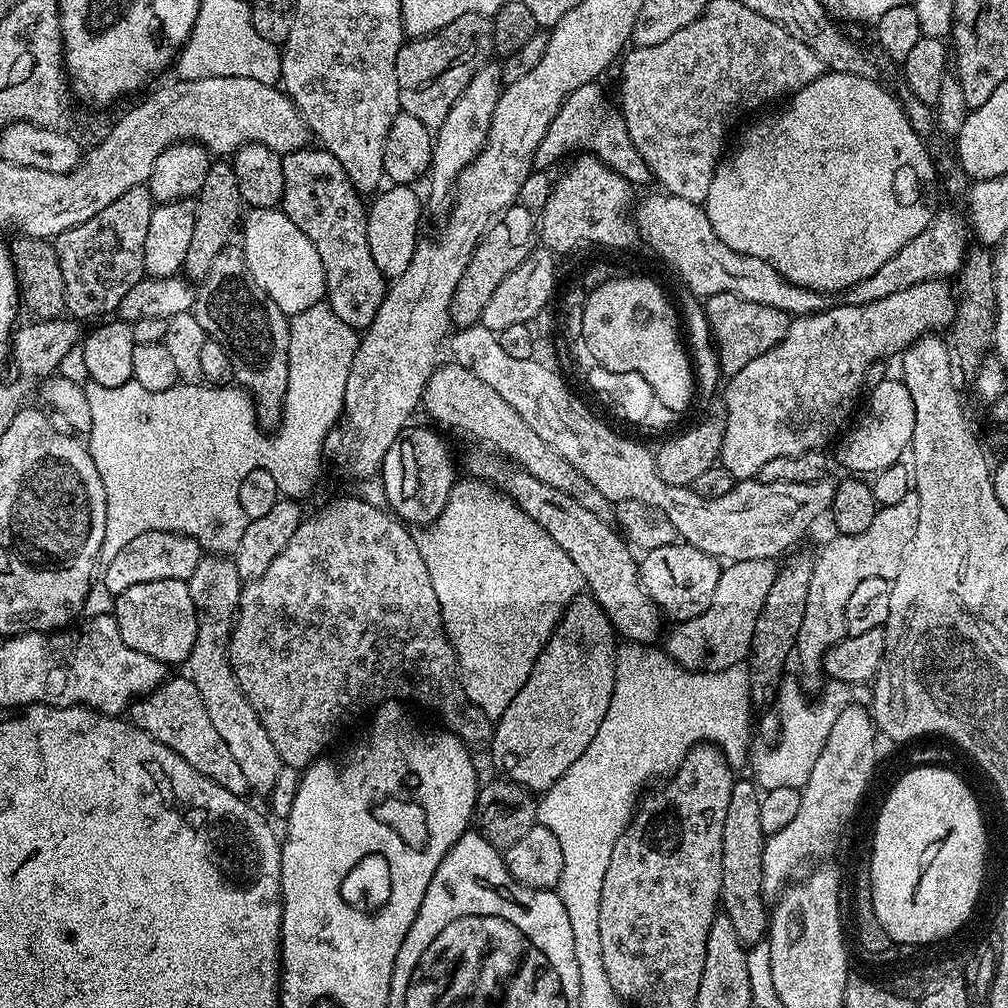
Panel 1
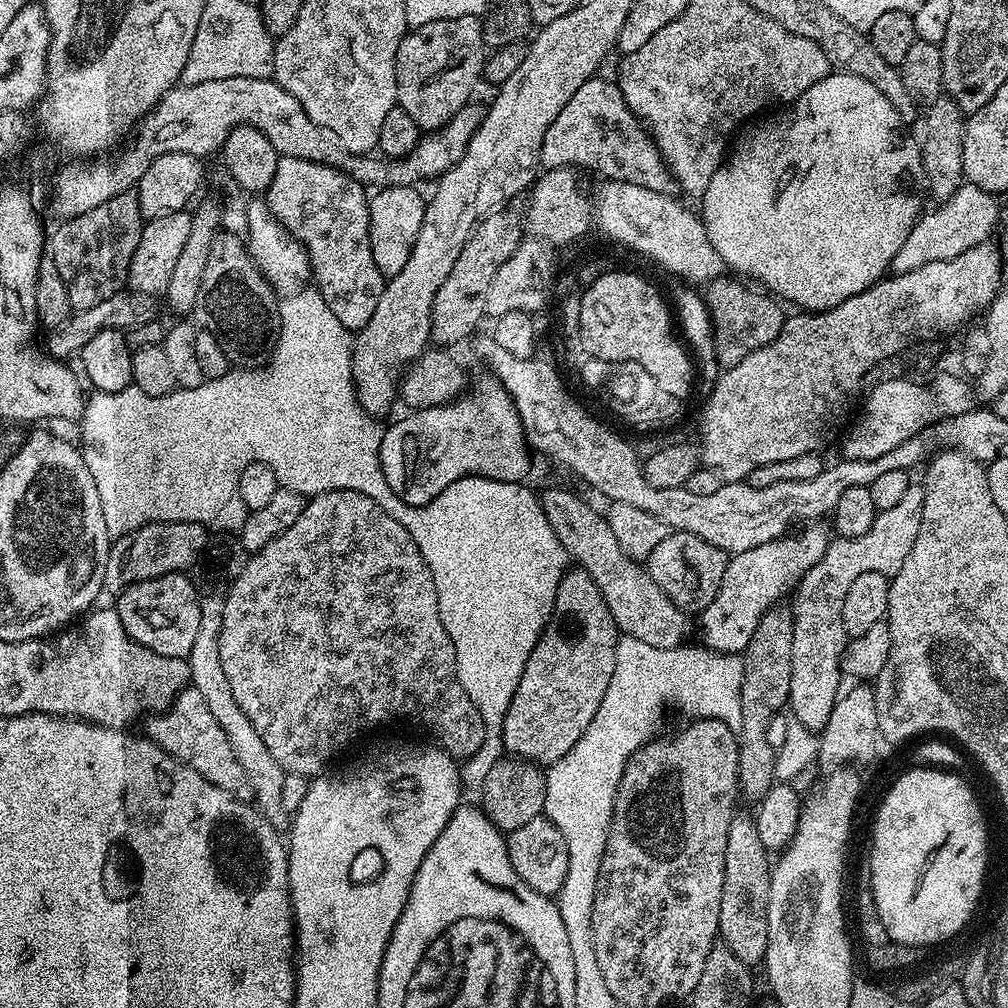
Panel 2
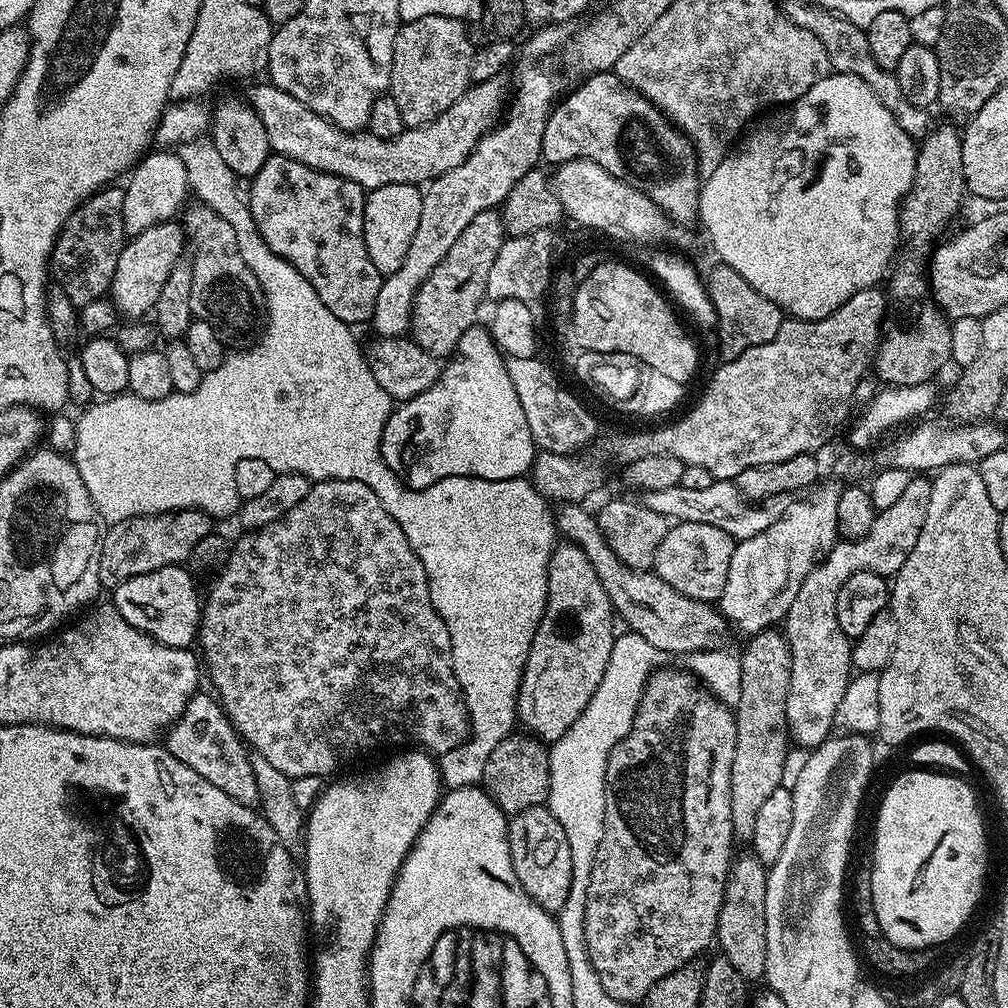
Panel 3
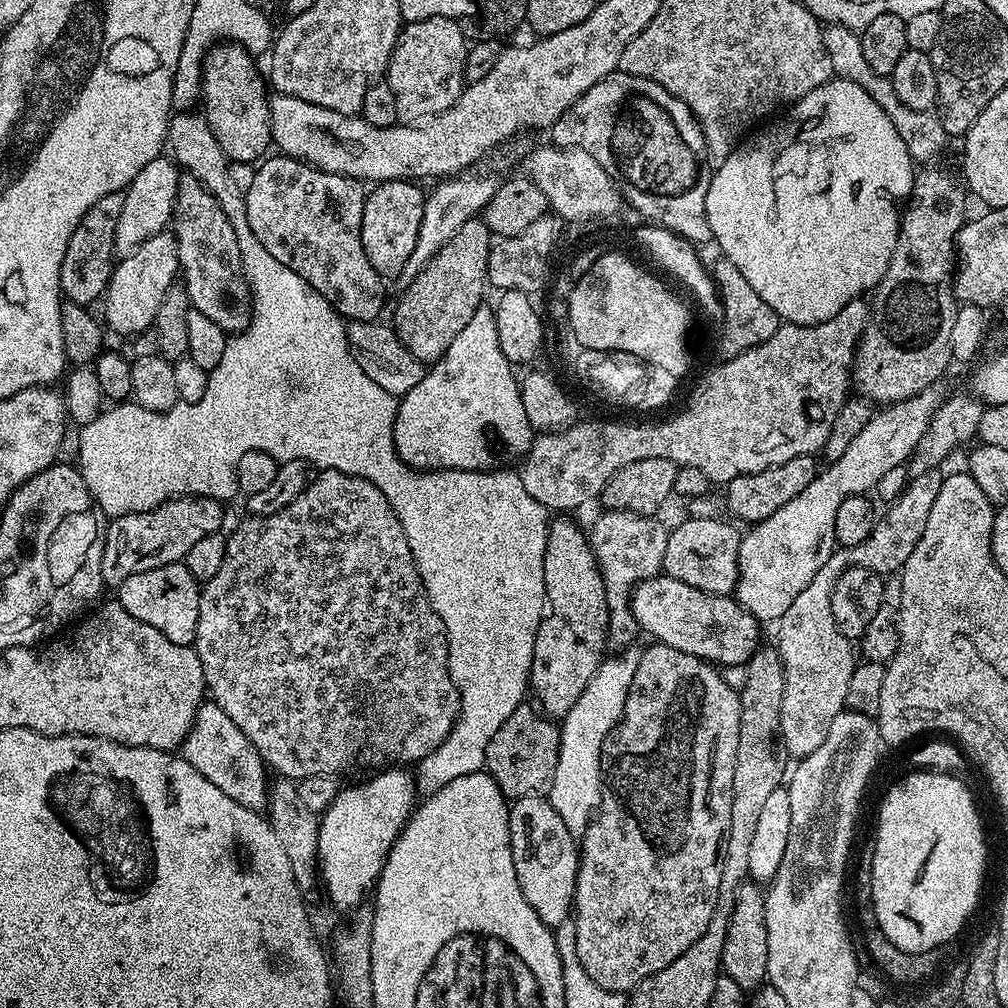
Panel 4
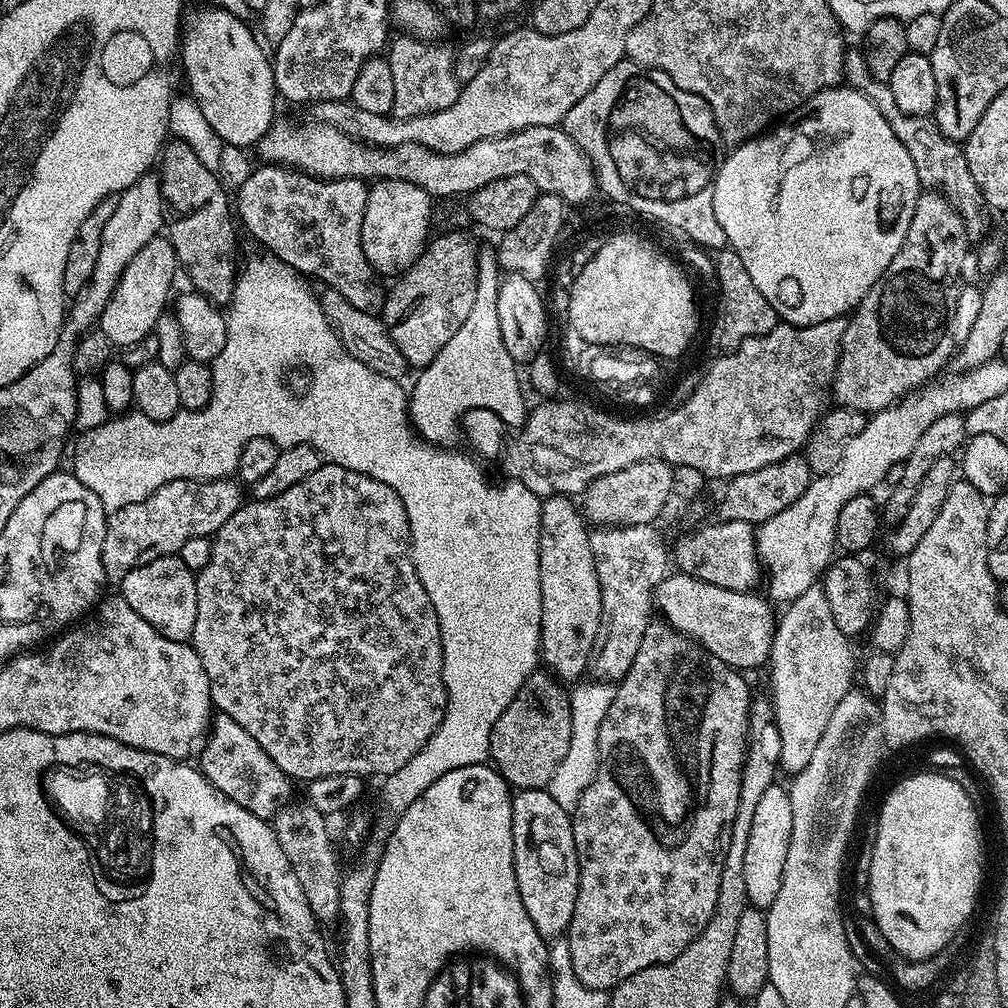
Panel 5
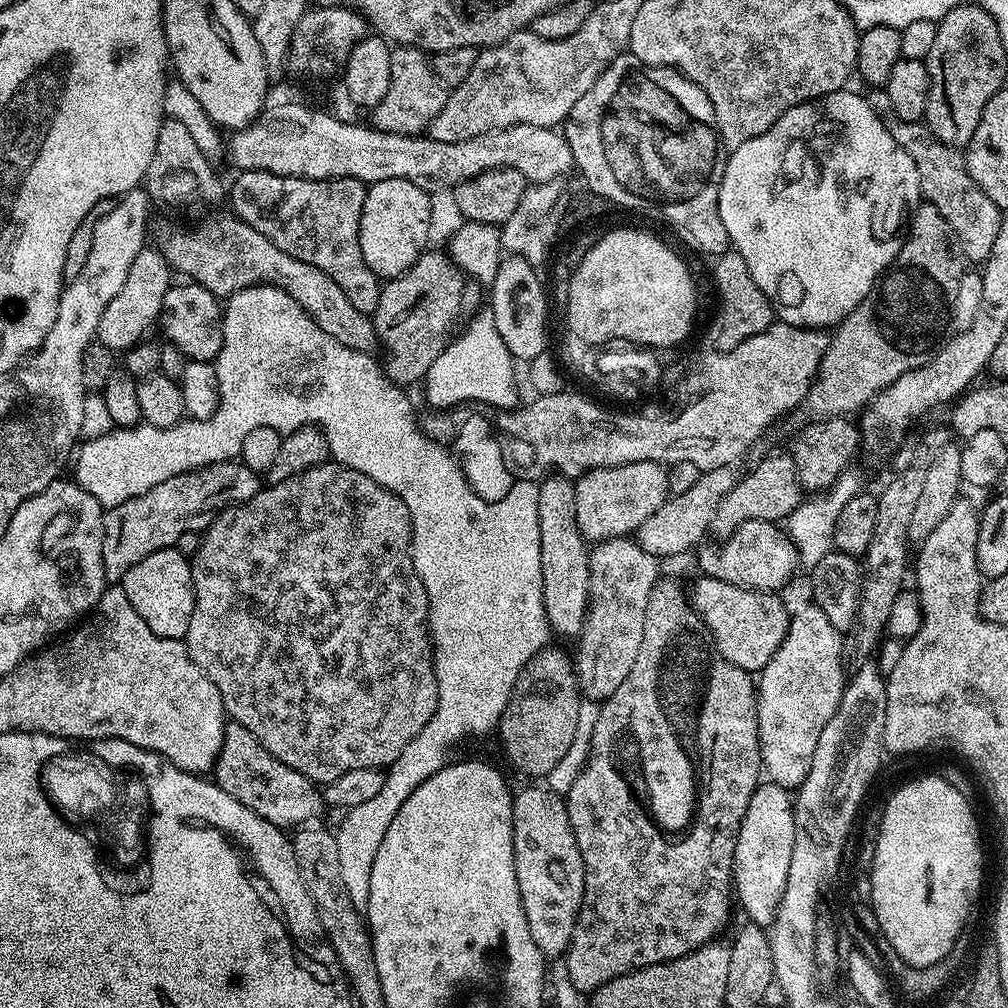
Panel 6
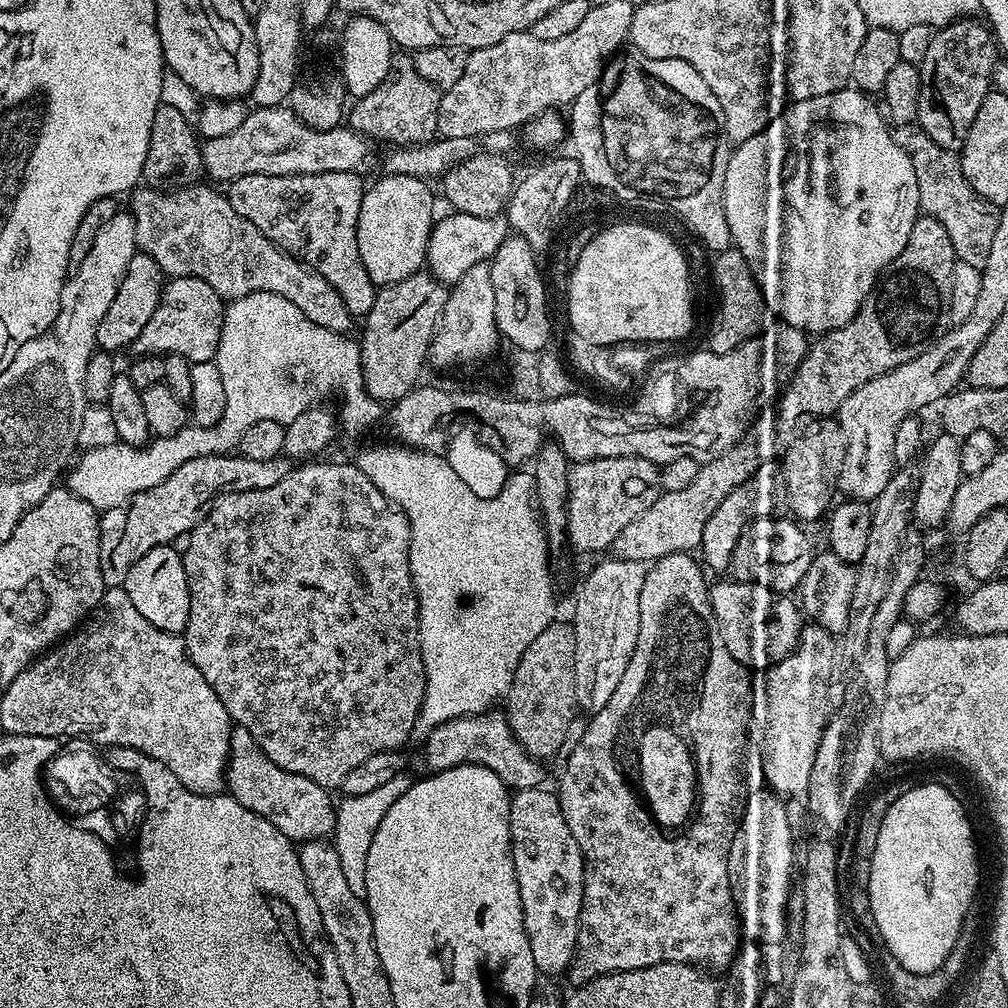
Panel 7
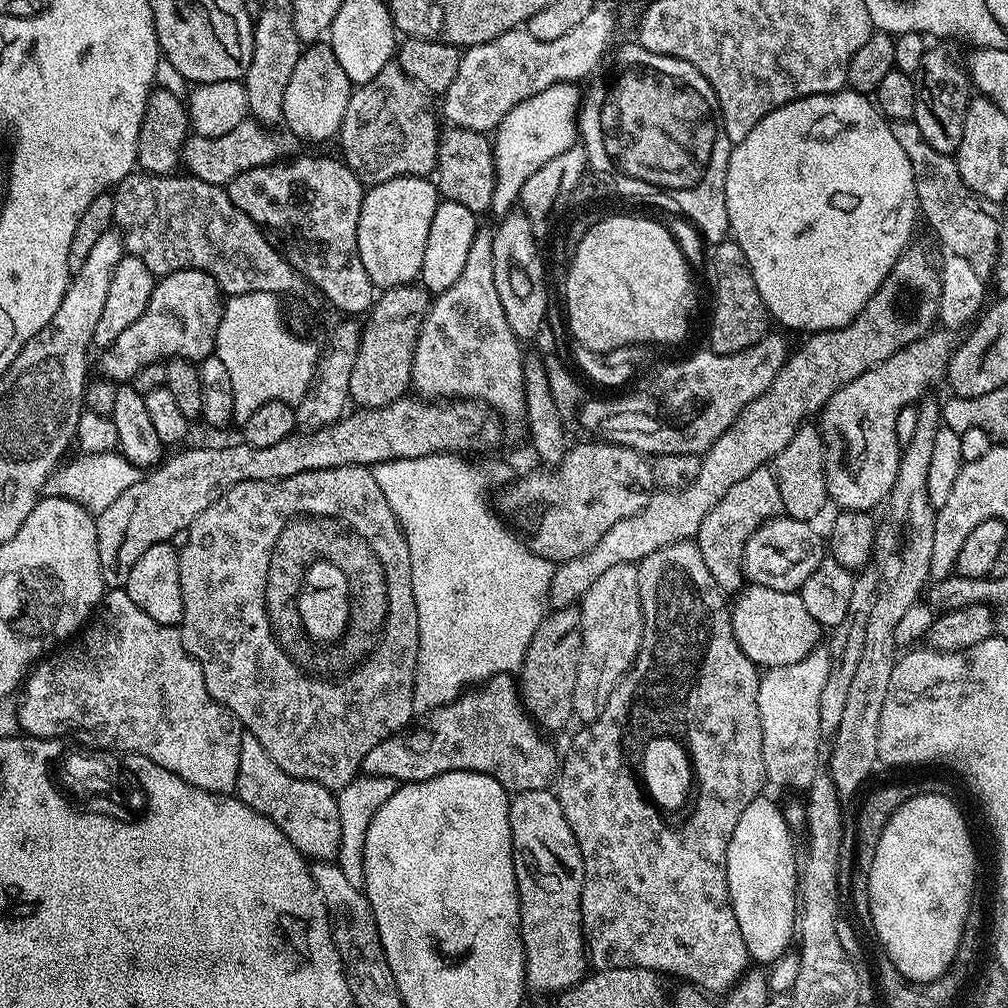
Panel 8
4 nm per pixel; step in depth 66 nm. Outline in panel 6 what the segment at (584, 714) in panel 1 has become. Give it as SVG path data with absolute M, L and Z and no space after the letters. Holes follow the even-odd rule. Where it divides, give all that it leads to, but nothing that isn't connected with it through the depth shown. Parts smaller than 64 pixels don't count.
M549 475L538 487L538 542L542 542L542 602L548 627L555 635L579 637L588 616L590 544L578 530L576 486L567 477Z

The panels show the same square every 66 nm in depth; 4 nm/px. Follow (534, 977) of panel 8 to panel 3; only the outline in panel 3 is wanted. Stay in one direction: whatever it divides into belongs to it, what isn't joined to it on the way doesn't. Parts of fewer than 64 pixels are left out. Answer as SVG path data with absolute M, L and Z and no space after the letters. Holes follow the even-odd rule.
M547 806L522 810L508 821L508 841L514 874L518 874L522 890L526 890L542 910L553 914L560 912L566 903L566 894L570 894L572 881L572 851L570 842L566 842L562 822L554 818Z

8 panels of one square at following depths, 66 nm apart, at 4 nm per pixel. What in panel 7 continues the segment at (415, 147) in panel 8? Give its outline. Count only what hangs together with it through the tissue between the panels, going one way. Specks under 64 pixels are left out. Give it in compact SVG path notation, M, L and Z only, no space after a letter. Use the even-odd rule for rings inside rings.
M396 54L388 76L370 94L359 97L351 105L346 120L353 132L359 132L369 141L381 140L387 146L426 144L437 139L438 110L442 99L441 89L418 74L413 57Z

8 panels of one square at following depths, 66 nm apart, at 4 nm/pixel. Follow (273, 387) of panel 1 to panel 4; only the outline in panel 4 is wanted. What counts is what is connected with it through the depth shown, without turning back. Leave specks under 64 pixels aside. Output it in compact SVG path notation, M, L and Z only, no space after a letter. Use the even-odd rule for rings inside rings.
M191 174L181 175L178 182L170 231L178 242L182 285L188 292L191 307L206 314L210 322L218 322L225 334L244 331L252 321L252 291L242 270L234 226L230 226L226 214L222 214L218 198L214 198L214 194L210 194L210 190Z

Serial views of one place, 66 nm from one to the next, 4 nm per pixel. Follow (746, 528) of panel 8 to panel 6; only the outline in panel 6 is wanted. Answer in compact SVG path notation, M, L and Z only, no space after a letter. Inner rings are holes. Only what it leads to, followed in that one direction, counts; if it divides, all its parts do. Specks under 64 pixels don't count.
M791 455L768 456L765 460L760 460L748 473L741 475L737 479L734 490L718 502L718 510L714 514L710 532L717 541L728 540L730 534L742 522L751 520L770 520L773 522L787 521L788 515L800 505L802 499L802 489L800 479L796 473L796 467Z

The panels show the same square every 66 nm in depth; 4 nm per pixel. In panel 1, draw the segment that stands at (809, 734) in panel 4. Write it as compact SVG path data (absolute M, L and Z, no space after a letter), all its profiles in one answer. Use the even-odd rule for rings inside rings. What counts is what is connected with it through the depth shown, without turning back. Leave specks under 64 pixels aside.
M915 490L908 491L904 498L894 505L886 505L877 511L874 522L870 522L867 530L857 536L833 535L833 540L815 557L810 574L810 590L806 593L806 612L802 614L802 630L796 635L795 659L800 659L800 668L806 675L819 673L824 667L824 655L846 635L844 611L846 602L850 602L850 594L858 587L858 582L865 578L882 578L892 581L902 570L902 554L906 554L906 546L910 546L910 538L914 538L914 530L918 530L918 494Z

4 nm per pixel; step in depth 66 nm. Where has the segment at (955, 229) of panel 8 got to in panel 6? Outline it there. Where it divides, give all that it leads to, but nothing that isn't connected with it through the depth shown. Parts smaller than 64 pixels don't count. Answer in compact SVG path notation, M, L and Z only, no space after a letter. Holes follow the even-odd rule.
M892 118L887 121L887 125L890 130L890 138L894 138L894 142L898 142L898 146L902 146L906 150L906 154L910 154L910 158L914 162L914 170L918 170L921 197L927 203L932 204L934 210L938 210L938 214L942 214L942 218L946 218L946 222L950 222L950 230L954 230L954 234L958 234L958 242L960 249L964 252L965 261L988 260L990 250L994 250L994 241L998 239L1002 209L994 206L994 202L990 202L990 198L986 198L986 194L982 194L982 190L978 190L978 182L974 182L974 178L970 178L964 161L964 152L958 148L951 148L946 142L939 140L928 129L928 125L919 120L906 122Z

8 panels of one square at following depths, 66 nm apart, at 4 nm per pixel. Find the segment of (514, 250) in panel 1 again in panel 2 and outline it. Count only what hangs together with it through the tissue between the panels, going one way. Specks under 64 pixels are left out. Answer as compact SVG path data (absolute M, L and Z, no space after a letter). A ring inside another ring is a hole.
M497 210L488 213L476 229L470 234L466 246L462 246L462 254L458 254L458 262L454 262L454 270L438 286L438 294L434 294L432 303L432 340L440 346L452 346L459 340L471 337L477 331L480 319L485 319L486 290L490 290L490 282L494 282L494 274L506 258L518 250L522 239L522 224L512 216L507 216L507 211Z

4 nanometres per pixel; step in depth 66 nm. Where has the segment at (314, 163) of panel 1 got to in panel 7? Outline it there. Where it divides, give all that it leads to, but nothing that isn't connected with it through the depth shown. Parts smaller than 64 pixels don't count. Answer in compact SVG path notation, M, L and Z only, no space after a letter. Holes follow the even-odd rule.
M330 172L328 174L294 174L293 176L271 176L270 174L246 174L242 178L231 181L227 185L226 195L230 206L234 206L234 210L238 210L238 214L245 216L250 222L254 222L254 226L258 226L258 230L262 230L262 234L266 238L270 238L270 242L274 242L283 252L290 254L295 260L301 260L308 268L313 268L318 274L322 274L322 278L326 278L326 282L330 282L330 286L334 286L334 290L338 290L338 294L342 294L342 302L346 302L346 310L352 312L353 317L363 318L368 315L370 306L374 306L374 298L378 291L378 285L370 278L370 274L366 274L366 266L362 266L362 254L358 254L358 210L362 206L362 198L366 187L365 181L360 181L361 177L355 172Z

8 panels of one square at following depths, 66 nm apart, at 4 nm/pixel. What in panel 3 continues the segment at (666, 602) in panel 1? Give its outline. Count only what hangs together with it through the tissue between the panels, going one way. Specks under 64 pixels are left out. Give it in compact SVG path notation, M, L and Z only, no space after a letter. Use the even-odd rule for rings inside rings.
M682 520L673 523L669 527L666 538L662 538L652 568L656 575L662 578L662 582L678 590L680 594L686 594L686 598L716 602L726 590L726 574L730 570L730 558L734 554L736 545L737 541L733 540L730 534L726 534L726 530L718 530L718 526L706 526L704 522Z

